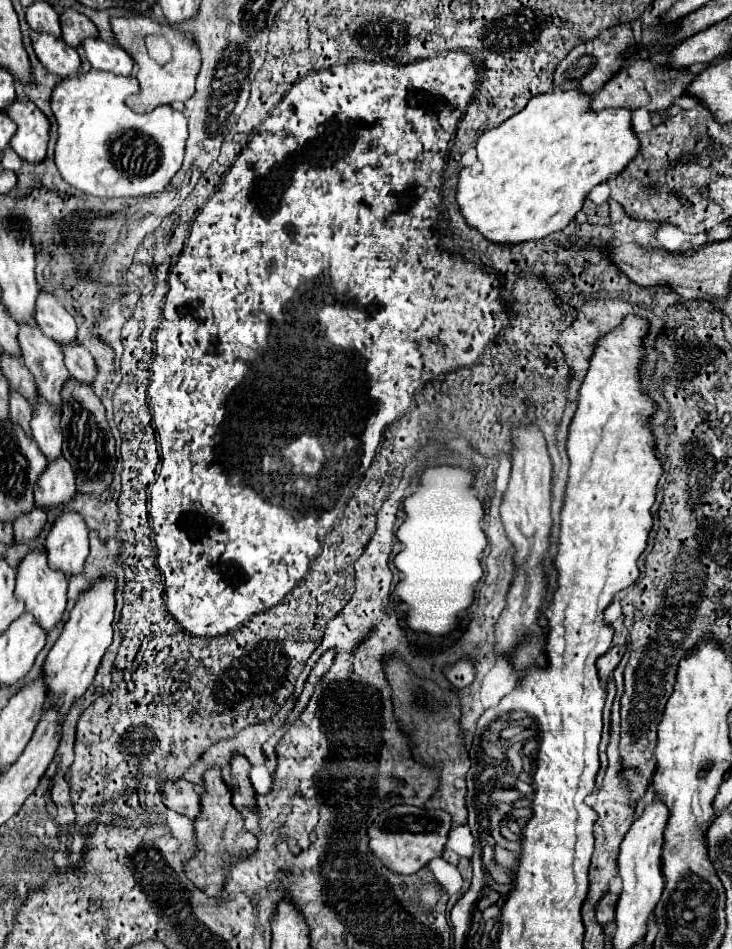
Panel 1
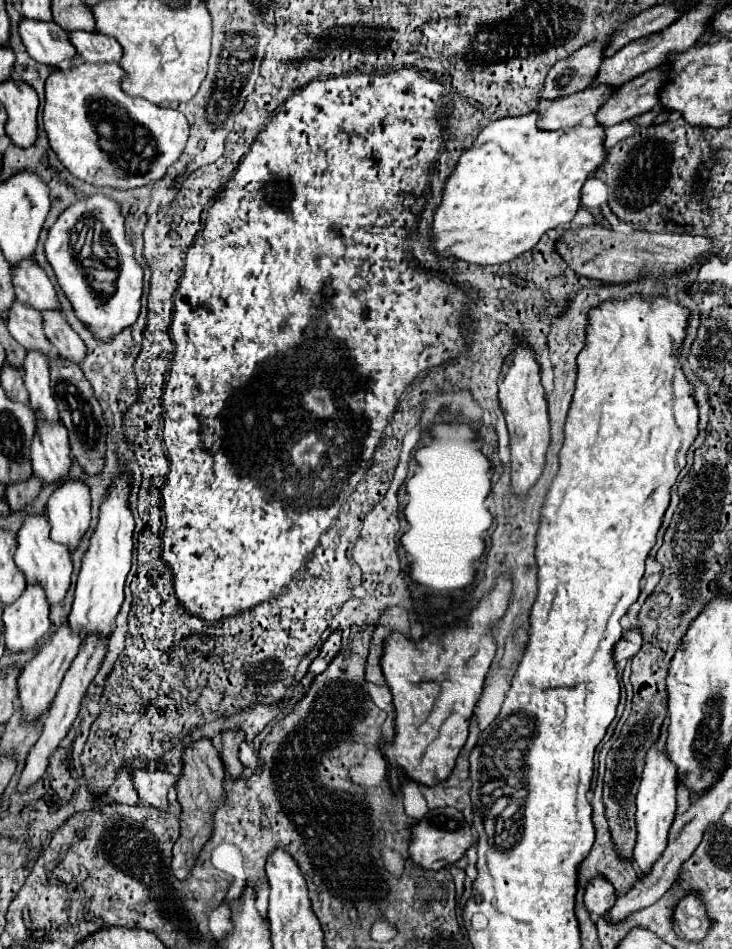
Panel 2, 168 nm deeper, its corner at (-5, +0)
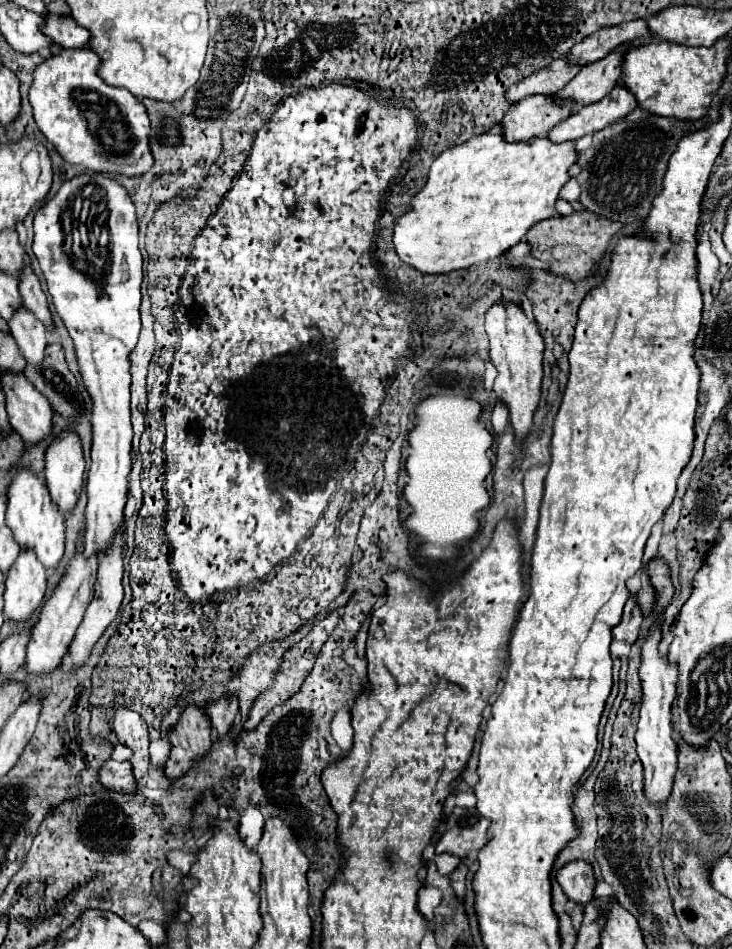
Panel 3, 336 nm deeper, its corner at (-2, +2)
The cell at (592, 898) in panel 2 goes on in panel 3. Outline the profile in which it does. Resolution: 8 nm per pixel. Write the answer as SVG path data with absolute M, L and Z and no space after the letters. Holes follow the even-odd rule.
M574 860L564 864L556 872L556 880L570 900L586 904L594 898L594 884L596 884L594 872L592 866L584 860Z

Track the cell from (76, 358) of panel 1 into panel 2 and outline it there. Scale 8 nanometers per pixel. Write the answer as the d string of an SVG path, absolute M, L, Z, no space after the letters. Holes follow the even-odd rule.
M43 312L45 332L57 354L69 362L83 362L87 356L87 346L79 338L79 334L67 324L63 314L59 312Z

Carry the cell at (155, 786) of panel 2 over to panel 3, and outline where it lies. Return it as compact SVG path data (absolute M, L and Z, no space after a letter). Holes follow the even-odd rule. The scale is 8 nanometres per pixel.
M106 760L98 772L98 780L108 790L116 790L116 792L134 792L136 790L136 780L134 780L130 762Z

